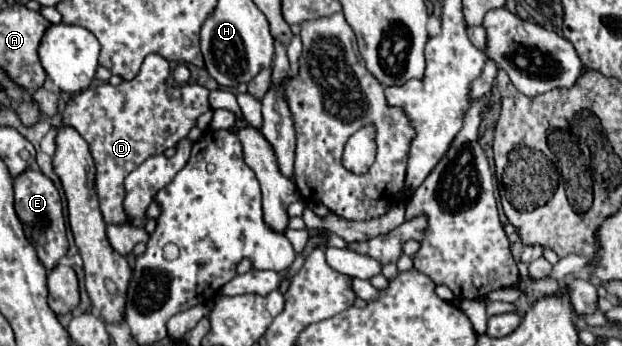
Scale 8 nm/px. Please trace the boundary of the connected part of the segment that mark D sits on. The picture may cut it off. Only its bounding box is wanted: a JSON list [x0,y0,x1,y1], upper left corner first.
[63,55,209,223]

